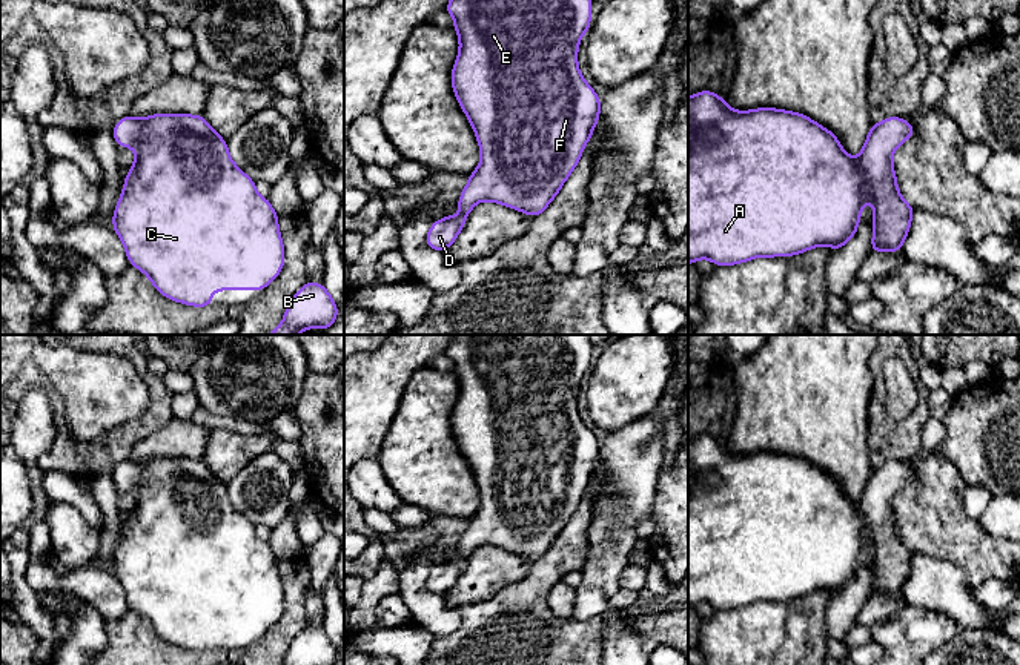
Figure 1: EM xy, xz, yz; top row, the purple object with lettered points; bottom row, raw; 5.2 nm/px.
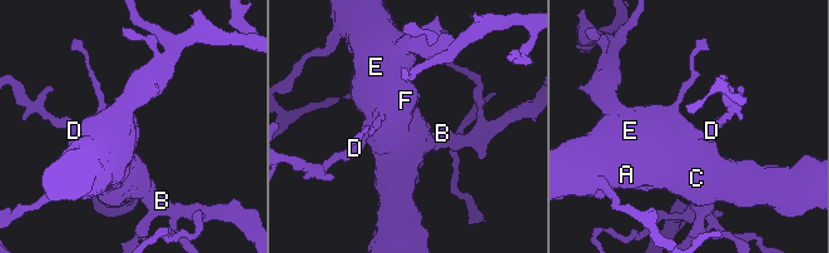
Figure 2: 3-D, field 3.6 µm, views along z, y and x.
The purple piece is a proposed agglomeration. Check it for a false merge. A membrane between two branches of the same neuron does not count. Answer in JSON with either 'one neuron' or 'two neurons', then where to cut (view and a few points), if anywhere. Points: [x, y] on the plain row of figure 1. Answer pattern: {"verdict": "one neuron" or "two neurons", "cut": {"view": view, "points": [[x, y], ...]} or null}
{"verdict": "one neuron", "cut": null}

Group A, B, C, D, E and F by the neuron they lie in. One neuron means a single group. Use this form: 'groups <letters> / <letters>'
groups A B C D E F

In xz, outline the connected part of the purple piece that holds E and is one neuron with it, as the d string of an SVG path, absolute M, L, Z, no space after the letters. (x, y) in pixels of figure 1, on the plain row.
M453 335L444 353L453 361L459 381L452 433L475 475L481 507L459 539L461 561L445 559L432 567L426 581L432 594L444 596L455 587L479 545L495 545L532 562L541 559L578 510L601 458L601 442L578 410L579 385L591 367L591 347L590 335Z

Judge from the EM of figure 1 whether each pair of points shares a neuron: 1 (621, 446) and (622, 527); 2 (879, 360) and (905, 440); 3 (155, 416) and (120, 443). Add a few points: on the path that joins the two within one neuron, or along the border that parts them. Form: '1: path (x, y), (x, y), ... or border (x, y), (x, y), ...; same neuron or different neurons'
1: path (622, 466), (622, 507); same neuron
2: path (877, 380), (877, 415), (885, 423); same neuron
3: path (146, 424), (129, 433); same neuron

